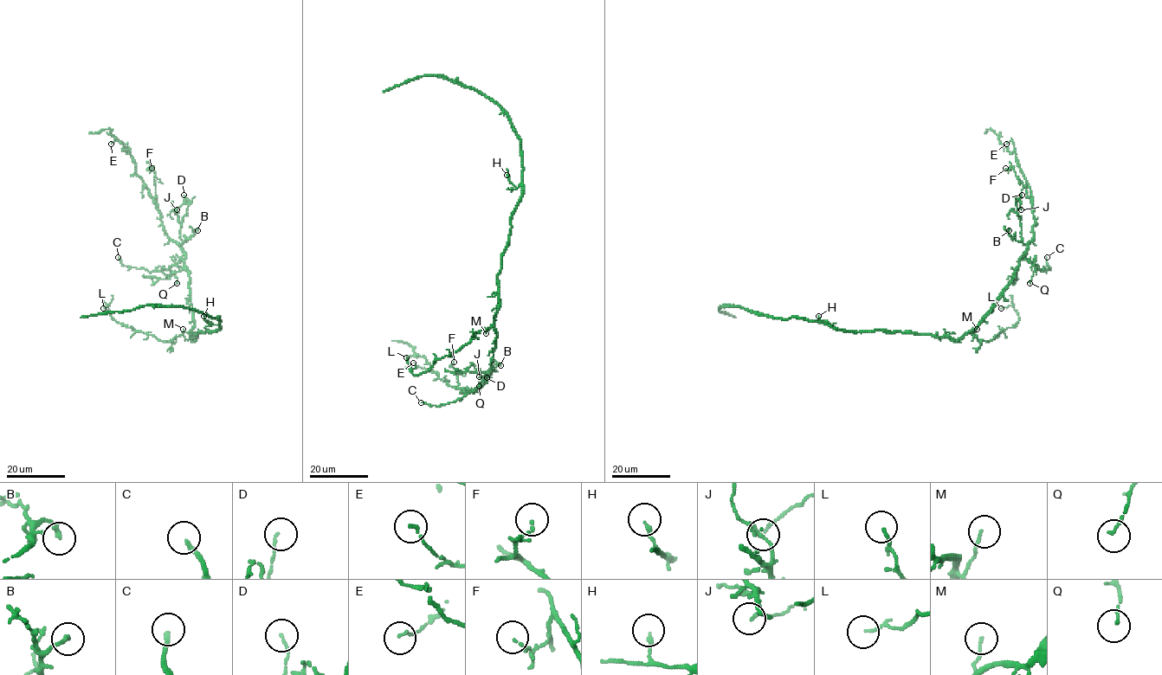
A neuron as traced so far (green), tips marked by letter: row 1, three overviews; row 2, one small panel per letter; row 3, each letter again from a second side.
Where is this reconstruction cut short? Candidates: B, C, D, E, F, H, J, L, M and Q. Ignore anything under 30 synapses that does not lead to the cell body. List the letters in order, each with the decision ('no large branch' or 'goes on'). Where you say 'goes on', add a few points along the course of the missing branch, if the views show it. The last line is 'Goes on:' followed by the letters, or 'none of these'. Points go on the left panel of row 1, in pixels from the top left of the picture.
B: no large branch
C: no large branch
D: no large branch
E: no large branch
F: no large branch
H: no large branch
J: no large branch
L: no large branch
M: no large branch
Q: no large branch
Goes on: none of these

